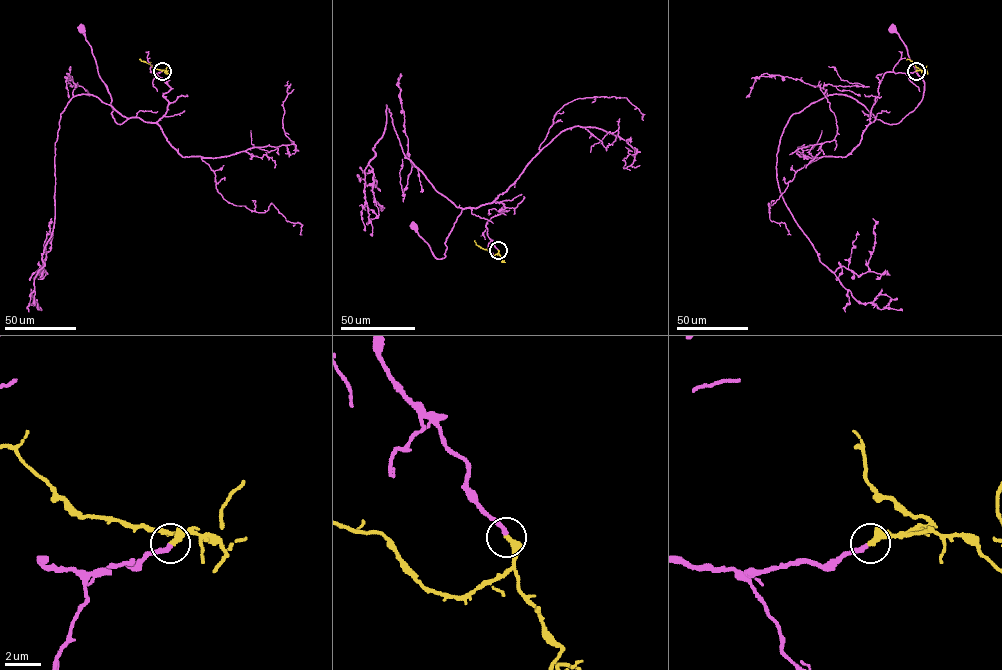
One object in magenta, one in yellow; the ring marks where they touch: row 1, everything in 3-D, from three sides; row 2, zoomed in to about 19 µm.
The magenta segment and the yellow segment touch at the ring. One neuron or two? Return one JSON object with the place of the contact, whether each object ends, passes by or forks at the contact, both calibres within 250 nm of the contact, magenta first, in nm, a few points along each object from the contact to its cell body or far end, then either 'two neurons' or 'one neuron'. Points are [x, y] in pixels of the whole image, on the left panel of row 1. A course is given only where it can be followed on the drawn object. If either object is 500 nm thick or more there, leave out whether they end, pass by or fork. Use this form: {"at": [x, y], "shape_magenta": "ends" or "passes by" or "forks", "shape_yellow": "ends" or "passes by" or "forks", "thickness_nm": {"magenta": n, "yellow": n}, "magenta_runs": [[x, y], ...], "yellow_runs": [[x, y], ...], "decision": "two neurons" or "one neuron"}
{"at": [162, 71], "shape_magenta": "ends", "shape_yellow": "ends", "thickness_nm": {"magenta": 260, "yellow": 360}, "magenta_runs": [[162, 71], [150, 72], [170, 88], [163, 95], [166, 113], [155, 122], [137, 117], [117, 124], [81, 30]], "yellow_runs": [[162, 71], [140, 60]], "decision": "one neuron"}

